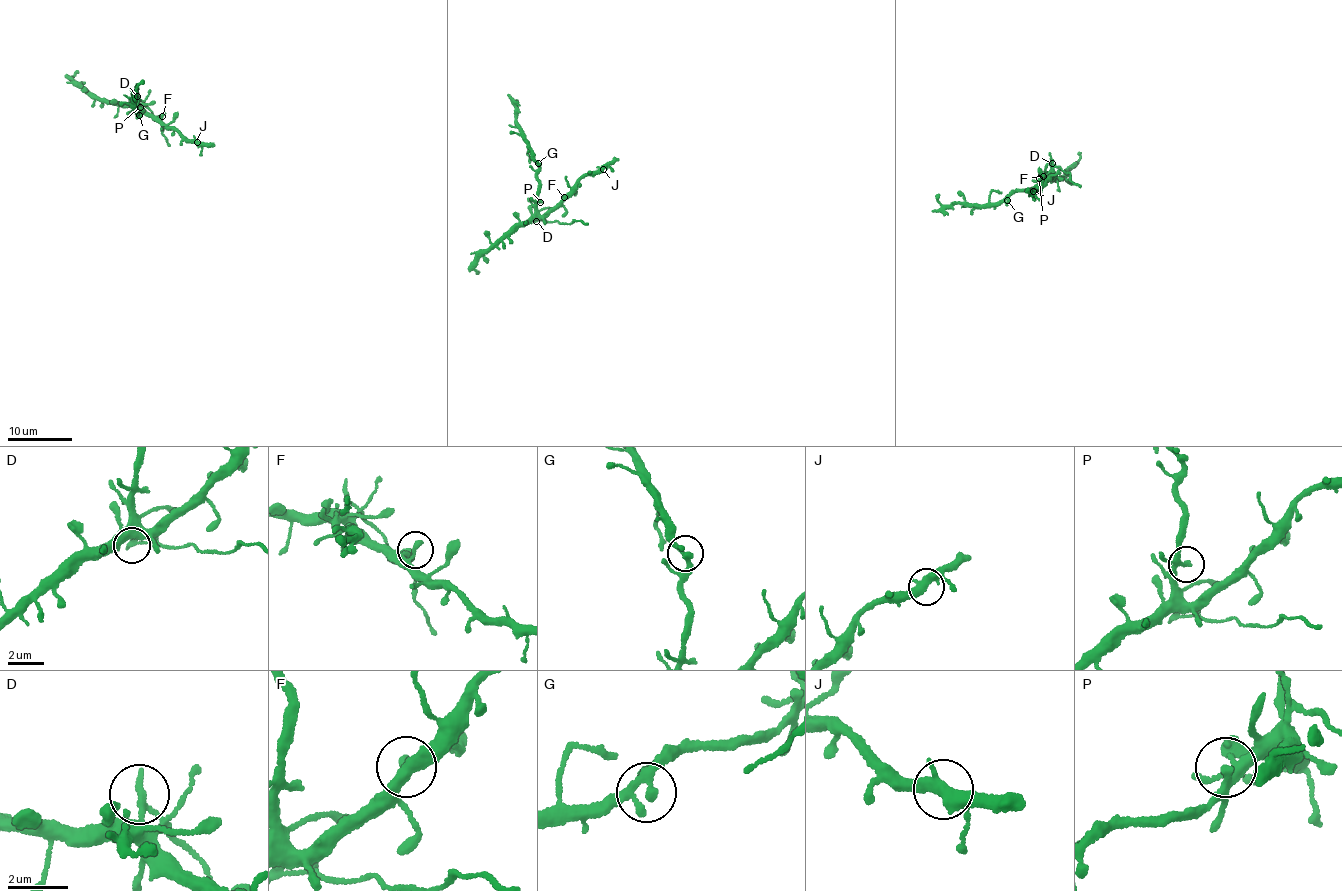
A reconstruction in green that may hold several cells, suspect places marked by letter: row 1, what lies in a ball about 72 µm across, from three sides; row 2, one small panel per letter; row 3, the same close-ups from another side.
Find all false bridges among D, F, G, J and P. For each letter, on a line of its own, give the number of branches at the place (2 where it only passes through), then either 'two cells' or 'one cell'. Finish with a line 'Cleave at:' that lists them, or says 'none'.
D: 1 branches meet; two cells
F: 2 branches meet; one cell
G: 2 branches meet; one cell
J: 3 branches meet; one cell
P: 2 branches meet; one cell
Cleave at: D

